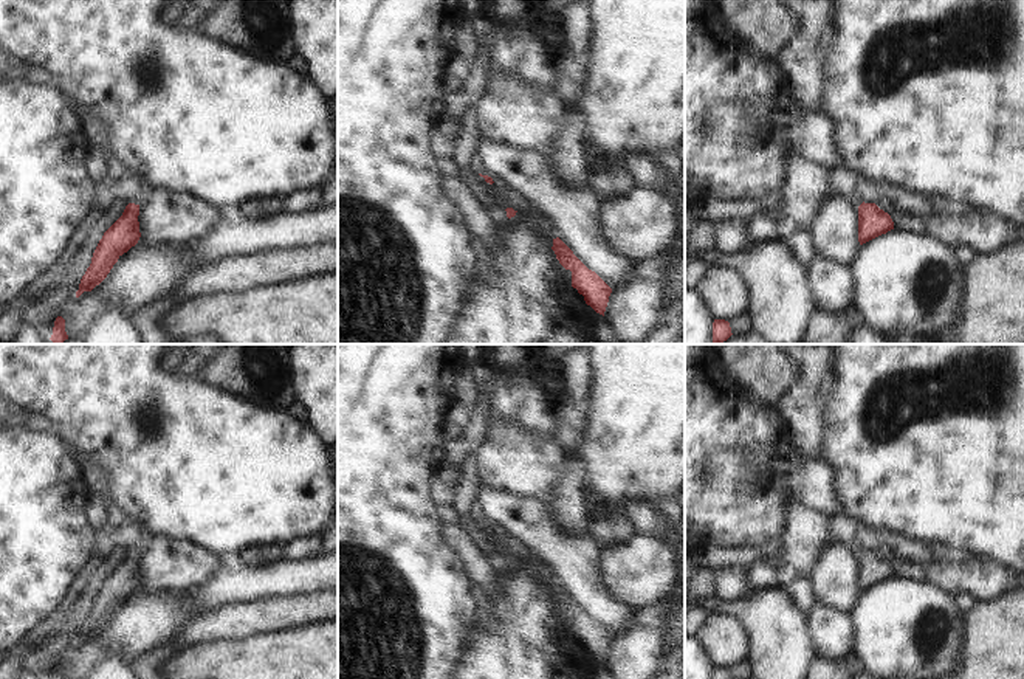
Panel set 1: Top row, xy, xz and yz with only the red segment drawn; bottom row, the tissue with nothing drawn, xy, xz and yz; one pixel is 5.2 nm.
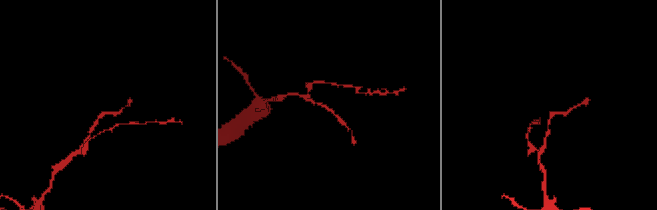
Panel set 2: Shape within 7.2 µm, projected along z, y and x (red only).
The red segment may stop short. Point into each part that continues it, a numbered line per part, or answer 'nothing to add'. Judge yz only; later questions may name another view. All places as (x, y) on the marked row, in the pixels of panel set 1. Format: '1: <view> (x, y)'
1: yz (843, 182)

